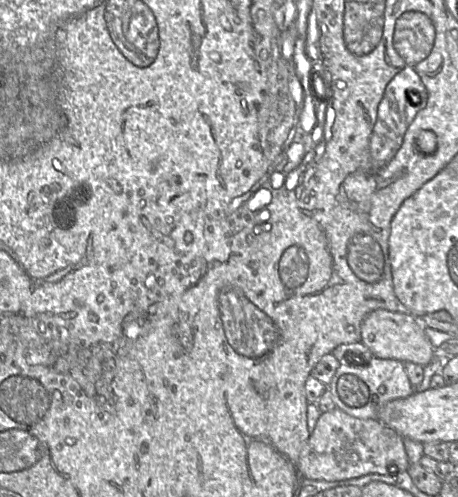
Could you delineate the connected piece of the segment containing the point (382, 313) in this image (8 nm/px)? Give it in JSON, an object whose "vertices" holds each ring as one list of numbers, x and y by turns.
{"vertices":[[377,309,370,312,361,324,361,342,369,348,374,357,413,362,424,367,437,354,424,328,419,319,402,309,400,311]]}

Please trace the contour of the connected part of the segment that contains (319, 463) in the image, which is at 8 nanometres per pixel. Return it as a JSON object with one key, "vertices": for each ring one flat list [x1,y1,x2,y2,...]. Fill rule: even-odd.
{"vertices":[[339,408,320,415,299,456,304,479,341,481,367,474,394,476,409,467,403,437,378,419,359,419]]}

